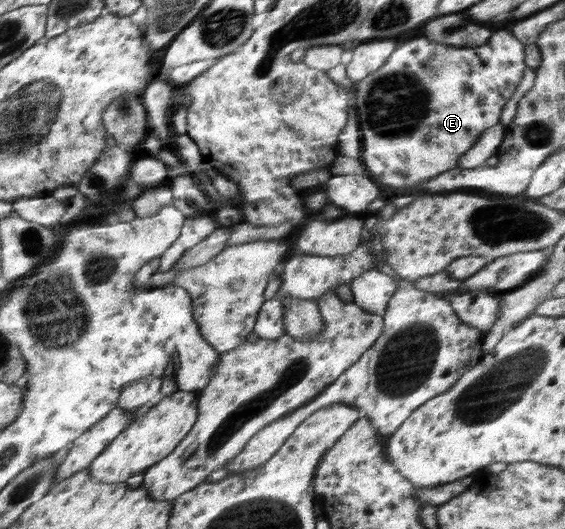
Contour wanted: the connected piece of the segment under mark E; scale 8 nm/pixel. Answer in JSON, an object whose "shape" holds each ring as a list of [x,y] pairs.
{"shape":[[[504,30],[492,34],[488,43],[476,47],[456,47],[454,45],[444,45],[420,36],[412,38],[408,42],[398,44],[397,50],[392,54],[383,68],[373,72],[364,79],[359,79],[354,84],[356,87],[355,110],[361,131],[361,153],[360,161],[365,167],[367,175],[377,184],[384,184],[388,188],[410,188],[424,182],[428,182],[434,176],[442,175],[444,172],[452,171],[459,166],[459,160],[464,154],[471,150],[478,142],[483,133],[500,123],[500,112],[504,104],[510,100],[514,94],[514,89],[518,87],[524,72],[524,43],[510,32]]]}

